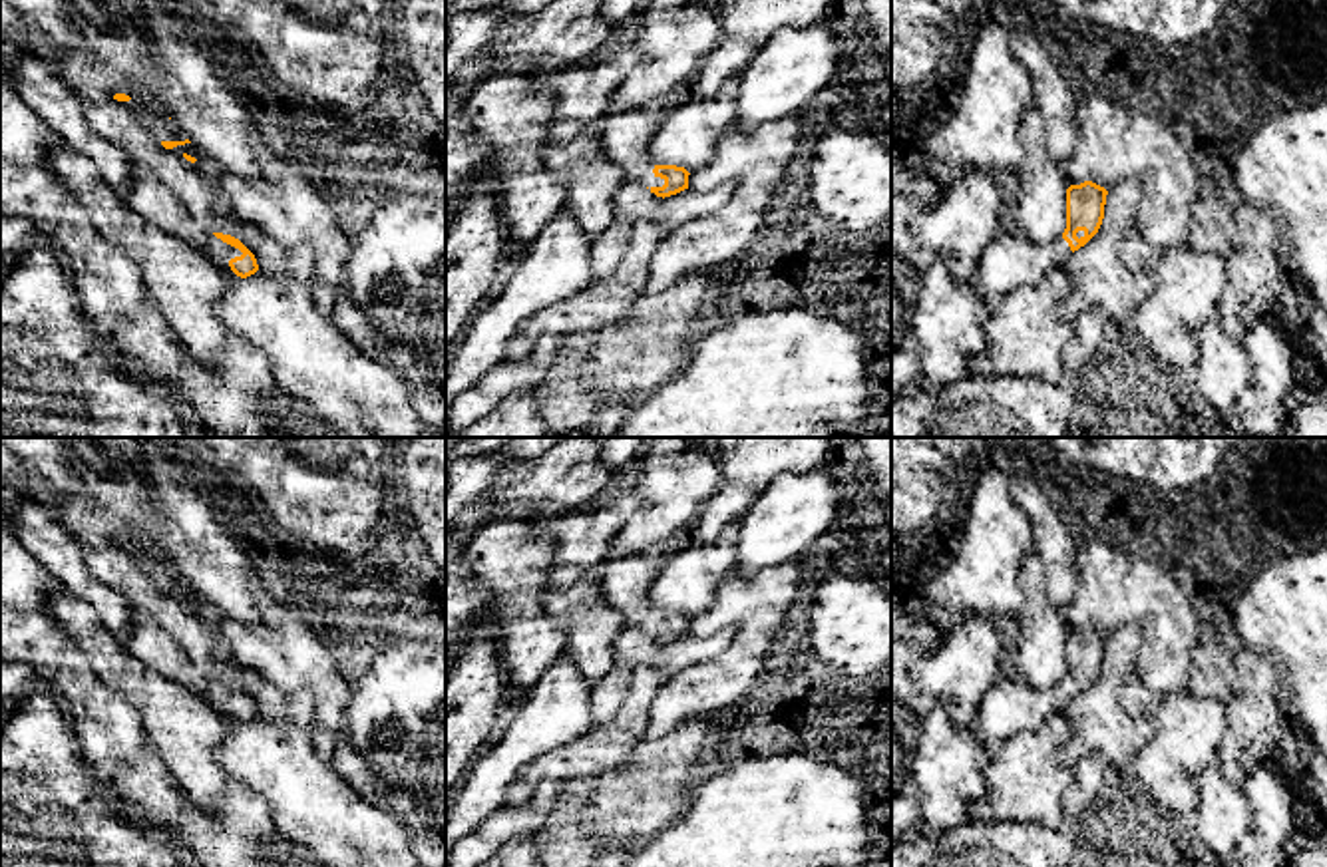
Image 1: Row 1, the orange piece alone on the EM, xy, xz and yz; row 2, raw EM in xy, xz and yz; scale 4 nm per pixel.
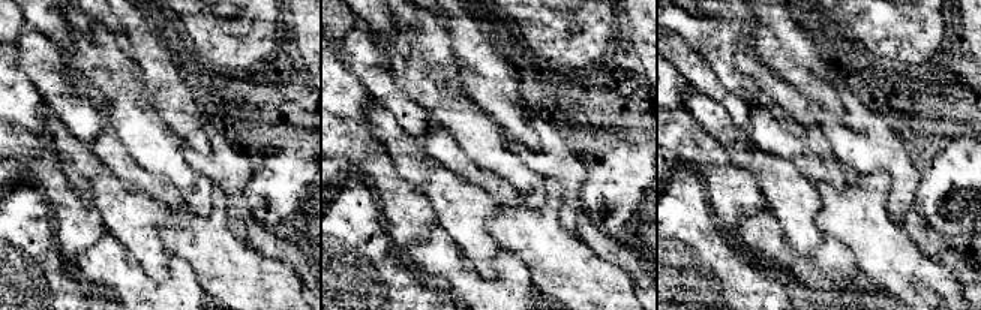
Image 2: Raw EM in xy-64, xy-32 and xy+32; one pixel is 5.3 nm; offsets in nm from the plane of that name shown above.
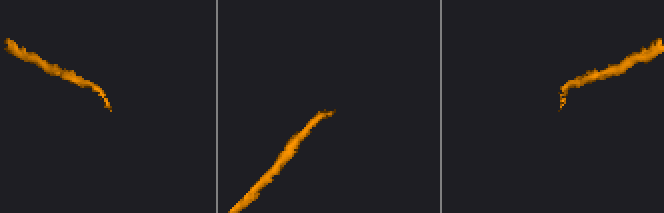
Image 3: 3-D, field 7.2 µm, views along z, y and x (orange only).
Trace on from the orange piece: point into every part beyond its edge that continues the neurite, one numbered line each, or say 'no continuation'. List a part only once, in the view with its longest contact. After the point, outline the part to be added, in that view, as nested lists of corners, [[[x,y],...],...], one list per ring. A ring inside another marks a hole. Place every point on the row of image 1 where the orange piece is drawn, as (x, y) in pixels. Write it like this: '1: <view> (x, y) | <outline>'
1: xy (154, 201) | [[[135,163],[129,187],[123,197],[131,211],[143,221],[181,239],[191,249],[209,257],[217,266],[223,266],[231,259],[243,255],[239,249],[209,233],[189,213],[181,197],[171,187],[161,183],[143,163]]]

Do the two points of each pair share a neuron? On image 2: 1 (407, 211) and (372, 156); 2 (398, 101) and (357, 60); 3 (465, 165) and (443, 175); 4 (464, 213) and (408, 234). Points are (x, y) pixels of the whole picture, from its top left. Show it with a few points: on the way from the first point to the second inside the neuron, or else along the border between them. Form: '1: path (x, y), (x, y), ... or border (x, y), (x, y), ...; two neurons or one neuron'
1: path (398, 198), (380, 169); one neuron
2: path (387, 90), (368, 71); one neuron
3: border (437, 160), (461, 178), (482, 187); two neurons
4: border (423, 192), (437, 220); two neurons

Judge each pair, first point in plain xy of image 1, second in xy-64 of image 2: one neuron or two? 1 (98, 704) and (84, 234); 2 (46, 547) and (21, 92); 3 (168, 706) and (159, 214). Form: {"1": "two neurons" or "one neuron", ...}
{"1": "one neuron", "2": "two neurons", "3": "one neuron"}

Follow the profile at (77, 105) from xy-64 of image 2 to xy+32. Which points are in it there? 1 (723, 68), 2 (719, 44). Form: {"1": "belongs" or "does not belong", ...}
{"1": "does not belong", "2": "does not belong"}

